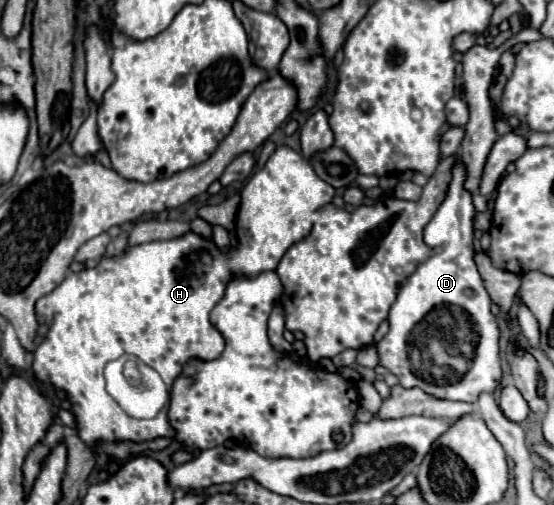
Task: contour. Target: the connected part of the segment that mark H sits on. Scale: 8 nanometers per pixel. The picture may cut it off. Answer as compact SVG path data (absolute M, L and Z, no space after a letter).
M280 146L280 148L276 148L276 154L272 154L272 156L268 158L268 162L264 164L264 168L251 176L241 190L240 196L240 205L236 215L236 219L238 219L236 220L236 235L238 235L237 237L239 240L236 246L232 246L228 248L228 250L220 250L220 248L216 248L216 244L214 244L212 240L202 238L202 236L196 234L196 232L186 232L184 236L178 236L178 238L172 238L172 240L156 240L156 242L134 244L134 246L130 246L128 250L124 250L120 256L102 256L100 262L98 262L98 266L94 266L94 268L84 268L84 270L80 270L80 272L76 272L76 274L68 274L68 276L62 280L60 286L56 286L50 294L42 296L42 298L36 302L38 322L40 322L40 324L48 324L50 328L48 328L48 334L44 336L42 344L36 346L36 350L34 350L34 364L32 364L34 376L36 376L42 384L52 384L54 388L60 388L60 390L64 390L64 392L68 394L68 398L70 398L70 402L72 402L72 414L74 414L74 418L76 418L76 432L78 432L78 436L88 444L90 450L96 450L98 442L122 442L122 440L146 442L146 440L154 440L154 438L160 438L160 436L162 436L162 438L174 438L174 428L172 428L170 422L168 422L168 410L166 410L166 408L160 410L160 414L158 414L156 418L152 418L152 420L134 420L134 418L126 416L122 408L118 408L118 404L114 402L114 398L106 392L106 382L104 382L104 366L106 366L106 362L116 360L116 358L120 358L122 354L134 354L134 356L138 356L140 360L144 360L148 366L152 366L152 368L162 376L162 380L166 382L166 386L172 386L174 380L180 376L182 366L184 366L190 358L202 358L202 360L214 360L214 358L218 358L218 356L222 354L224 340L222 340L220 332L210 324L210 310L214 308L214 304L218 304L218 300L222 300L226 284L228 284L232 278L240 276L240 274L244 274L244 278L254 278L254 276L258 276L260 272L276 270L280 258L286 254L286 250L288 250L292 244L304 240L304 238L310 234L310 230L312 230L312 214L314 214L318 208L322 208L322 206L326 206L326 204L332 202L332 198L334 198L334 188L316 176L316 172L310 168L310 164L306 162L304 156L300 158L300 154L294 152L292 148Z

